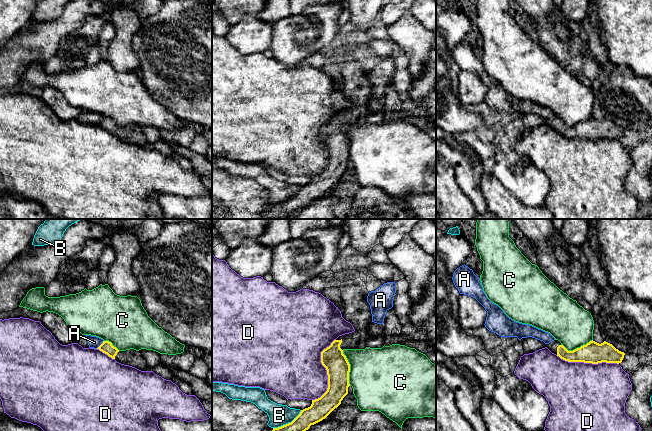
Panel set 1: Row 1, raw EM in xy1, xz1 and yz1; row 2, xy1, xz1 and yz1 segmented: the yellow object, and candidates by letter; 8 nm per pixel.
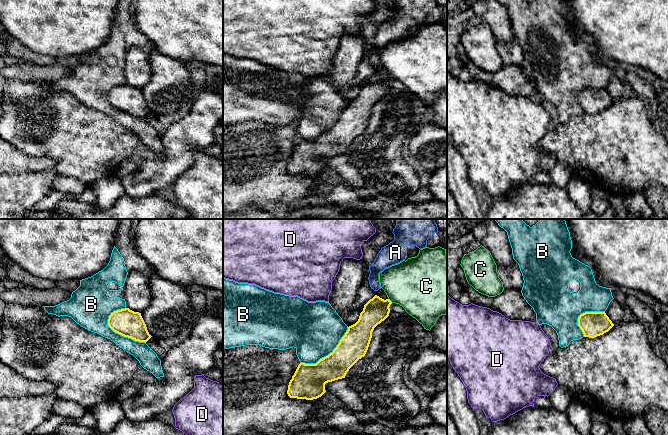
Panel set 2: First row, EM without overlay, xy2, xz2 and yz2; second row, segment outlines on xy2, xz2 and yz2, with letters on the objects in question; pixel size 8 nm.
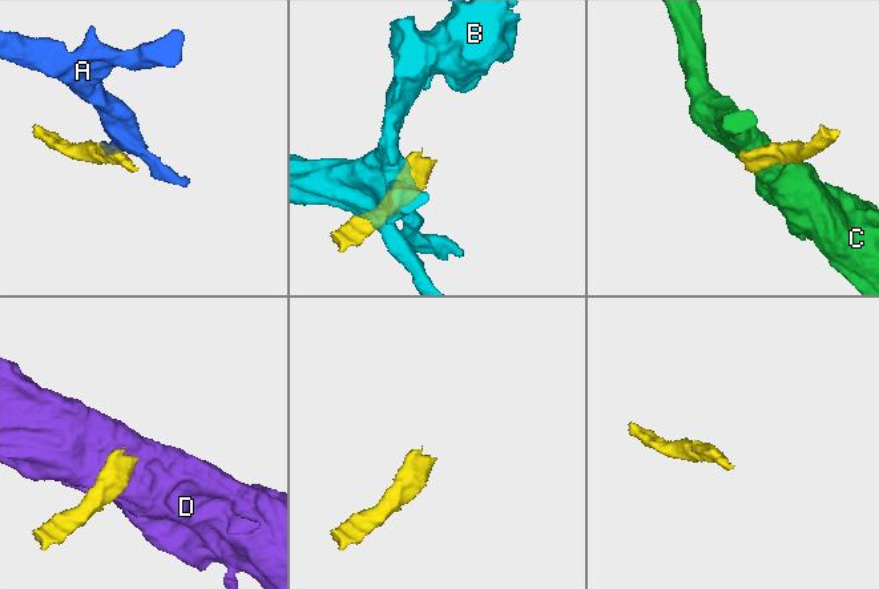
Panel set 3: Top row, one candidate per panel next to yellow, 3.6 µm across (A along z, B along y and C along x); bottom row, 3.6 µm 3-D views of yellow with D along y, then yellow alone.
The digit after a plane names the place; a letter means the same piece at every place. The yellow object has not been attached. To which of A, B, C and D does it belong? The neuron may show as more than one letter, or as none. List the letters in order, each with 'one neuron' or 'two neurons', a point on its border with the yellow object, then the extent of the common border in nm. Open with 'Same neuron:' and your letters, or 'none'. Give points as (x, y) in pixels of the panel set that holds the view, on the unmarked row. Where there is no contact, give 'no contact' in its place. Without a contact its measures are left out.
Same neuron: none
A: two neurons | xy1 (101, 120) | 90 nm
B: two neurons | xy2 (121, 110) | 380 nm
C: two neurons | xz1 (349, 144) | 300 nm
D: two neurons | xz1 (327, 147) | 550 nm

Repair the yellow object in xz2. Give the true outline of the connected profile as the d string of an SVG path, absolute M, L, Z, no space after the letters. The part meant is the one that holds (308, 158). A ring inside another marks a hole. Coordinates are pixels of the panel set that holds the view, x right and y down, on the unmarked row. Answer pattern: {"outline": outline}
{"outline": "M375 71L360 89L358 97L349 102L337 123L316 140L300 139L289 158L290 174L313 176L325 168L325 160L345 154L349 145L365 132L374 104L390 89L389 75Z"}

